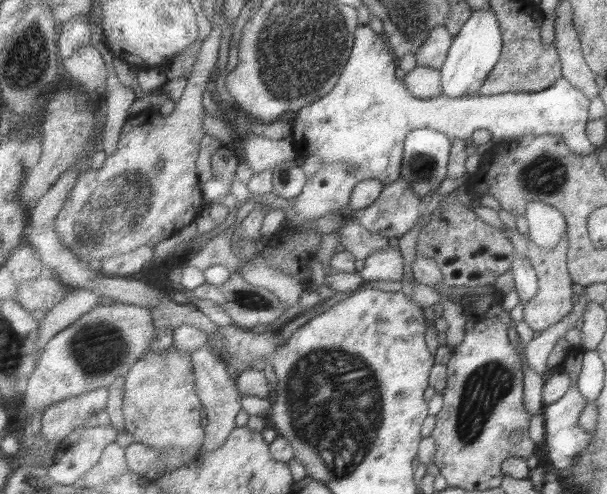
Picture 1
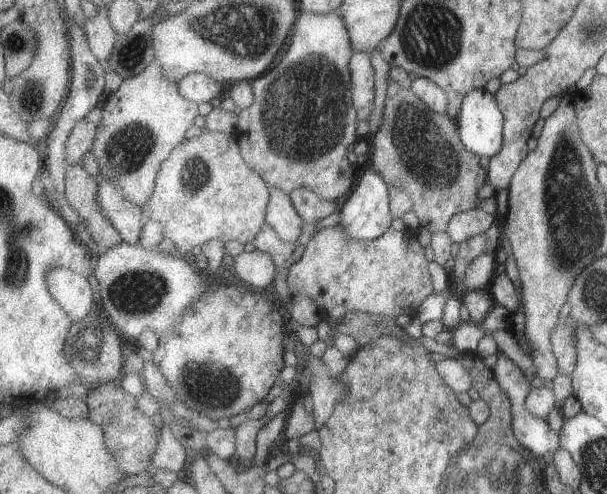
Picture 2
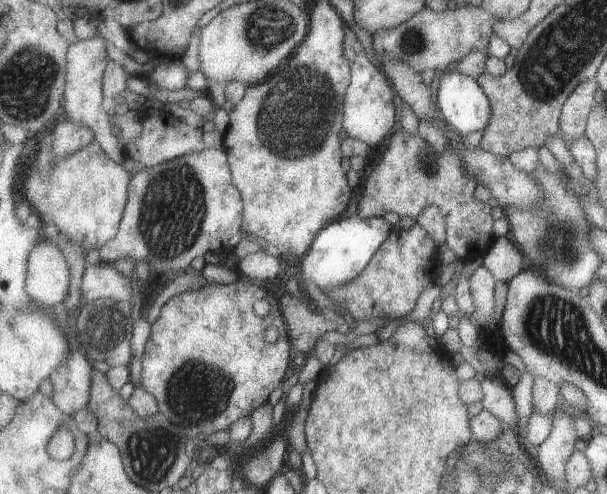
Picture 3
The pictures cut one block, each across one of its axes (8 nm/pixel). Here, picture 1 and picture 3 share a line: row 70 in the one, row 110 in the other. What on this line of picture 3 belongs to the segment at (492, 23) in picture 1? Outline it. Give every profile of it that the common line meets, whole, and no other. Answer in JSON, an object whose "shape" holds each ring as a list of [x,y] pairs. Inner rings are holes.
{"shape":[[[451,72],[441,78],[439,108],[443,110],[447,124],[461,136],[483,132],[491,116],[489,100],[477,80],[463,76],[461,72]]]}

